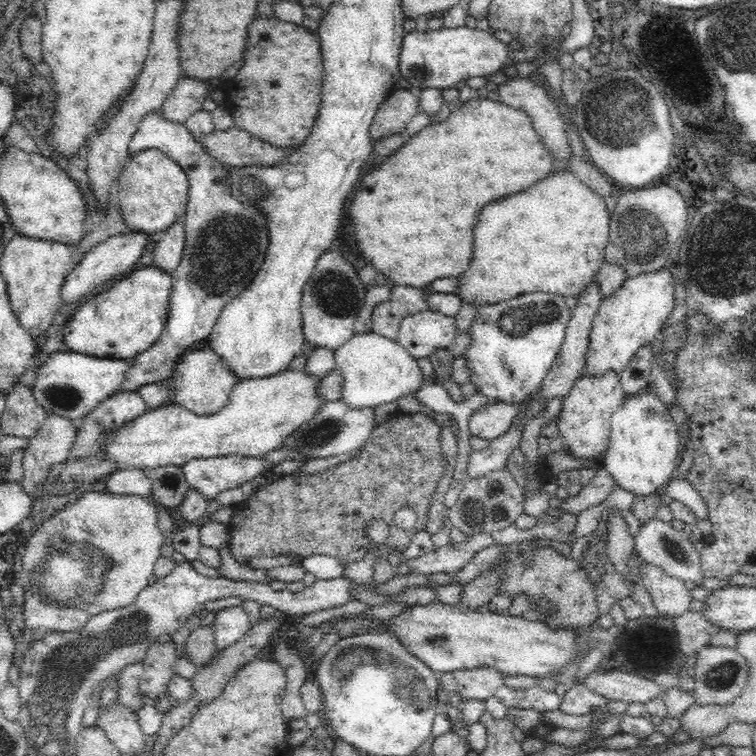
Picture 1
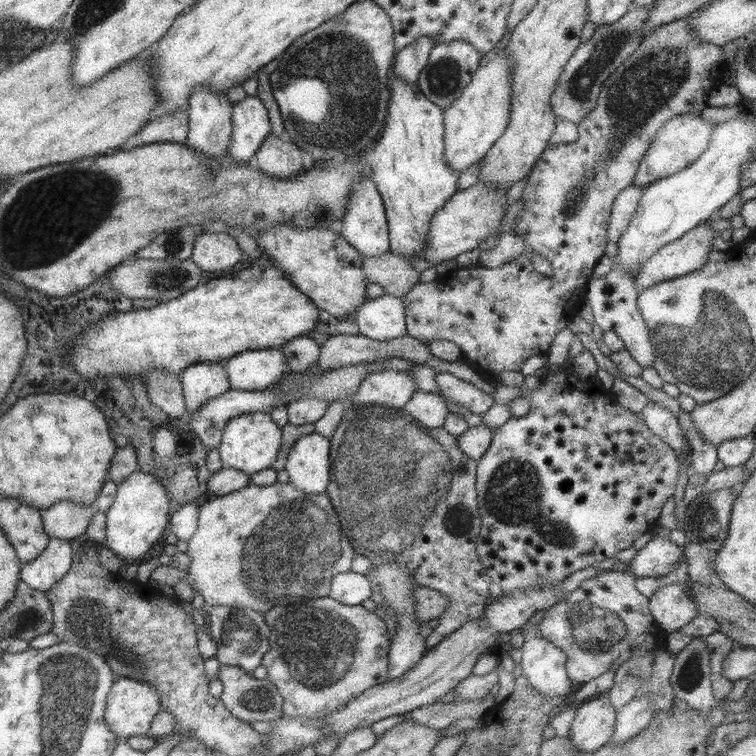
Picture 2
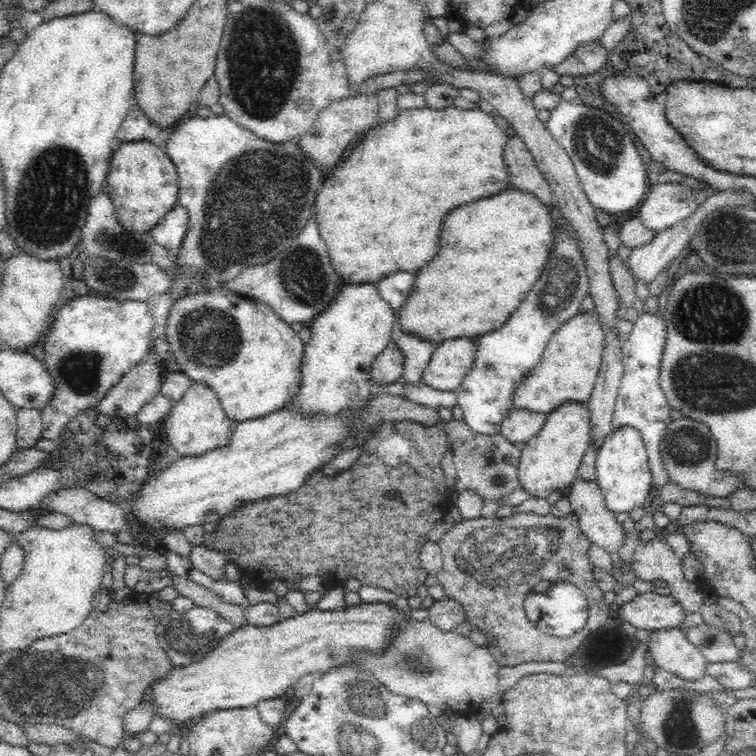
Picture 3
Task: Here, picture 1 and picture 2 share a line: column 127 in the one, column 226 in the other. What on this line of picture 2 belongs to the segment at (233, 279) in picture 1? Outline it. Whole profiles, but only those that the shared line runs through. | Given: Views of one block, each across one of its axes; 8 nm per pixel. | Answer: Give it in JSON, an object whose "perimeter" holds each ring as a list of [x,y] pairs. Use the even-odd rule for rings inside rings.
{"perimeter":[[[223,362],[191,364],[179,378],[187,414],[197,412],[203,404],[231,389]]]}

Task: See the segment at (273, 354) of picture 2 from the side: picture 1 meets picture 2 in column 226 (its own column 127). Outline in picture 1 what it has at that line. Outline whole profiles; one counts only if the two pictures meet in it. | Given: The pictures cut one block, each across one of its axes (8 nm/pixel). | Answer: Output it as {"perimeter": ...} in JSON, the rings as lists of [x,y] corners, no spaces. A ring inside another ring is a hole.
{"perimeter":[[[74,351],[46,353],[40,361],[42,364],[38,366],[36,382],[31,386],[36,401],[48,414],[55,413],[78,421],[108,396],[120,391],[121,384],[125,383],[126,376],[130,376],[130,368],[134,364],[134,359],[102,359]]]}

